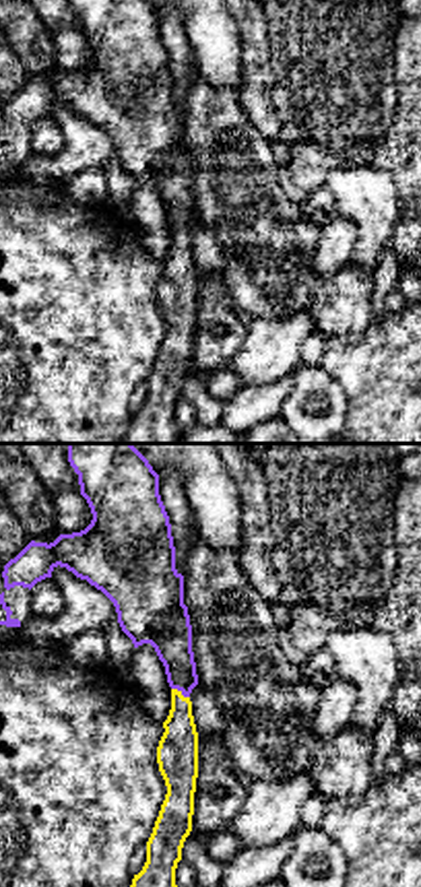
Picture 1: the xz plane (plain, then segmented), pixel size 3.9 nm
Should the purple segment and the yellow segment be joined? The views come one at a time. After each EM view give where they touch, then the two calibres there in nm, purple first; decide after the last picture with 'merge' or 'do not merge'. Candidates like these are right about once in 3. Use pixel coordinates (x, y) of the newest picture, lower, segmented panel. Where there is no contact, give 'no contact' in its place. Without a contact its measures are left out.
meets purple at (180, 690); 180 nm thick on the purple side, 160 nm on the other

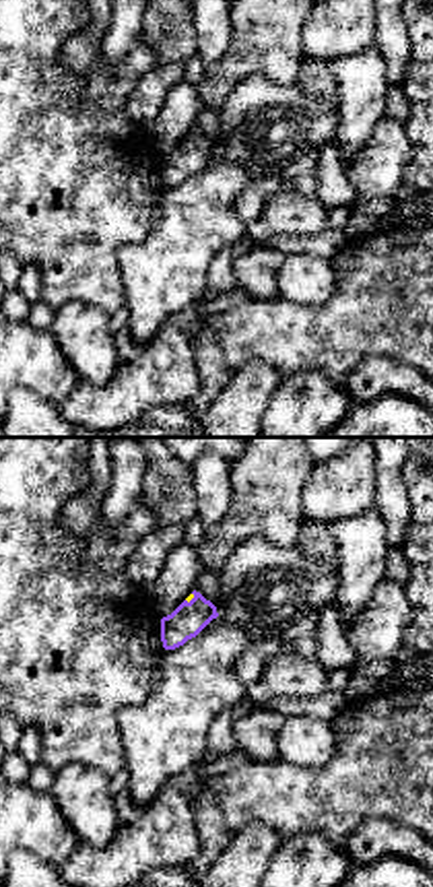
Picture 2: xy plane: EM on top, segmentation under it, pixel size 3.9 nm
meets purple at (192, 599); 140 nm thick on the purple side, 20 nm on the other

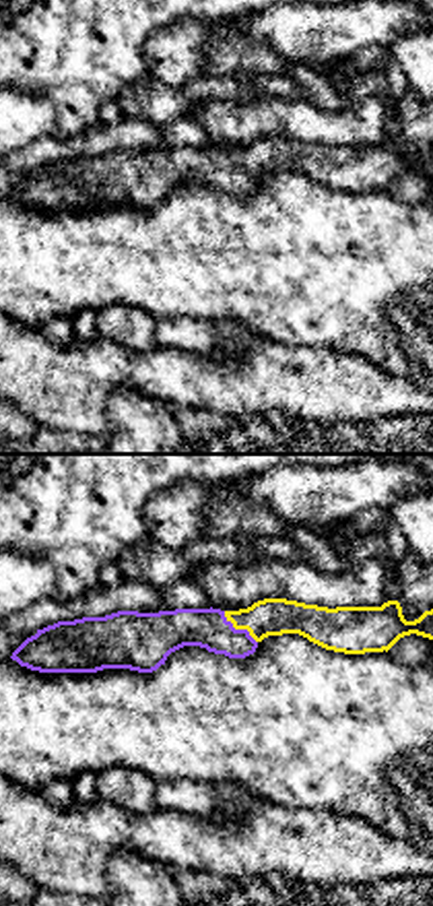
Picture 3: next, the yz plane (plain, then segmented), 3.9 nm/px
meets purple at (240, 630); 160 nm thick on the purple side, 140 nm on the other

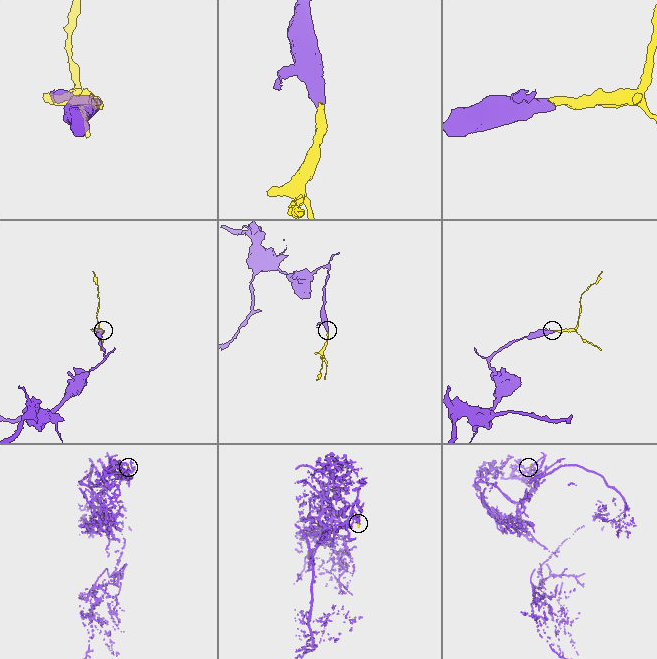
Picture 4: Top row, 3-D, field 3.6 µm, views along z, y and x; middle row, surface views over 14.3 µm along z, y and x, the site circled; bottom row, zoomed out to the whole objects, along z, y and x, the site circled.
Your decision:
merge

